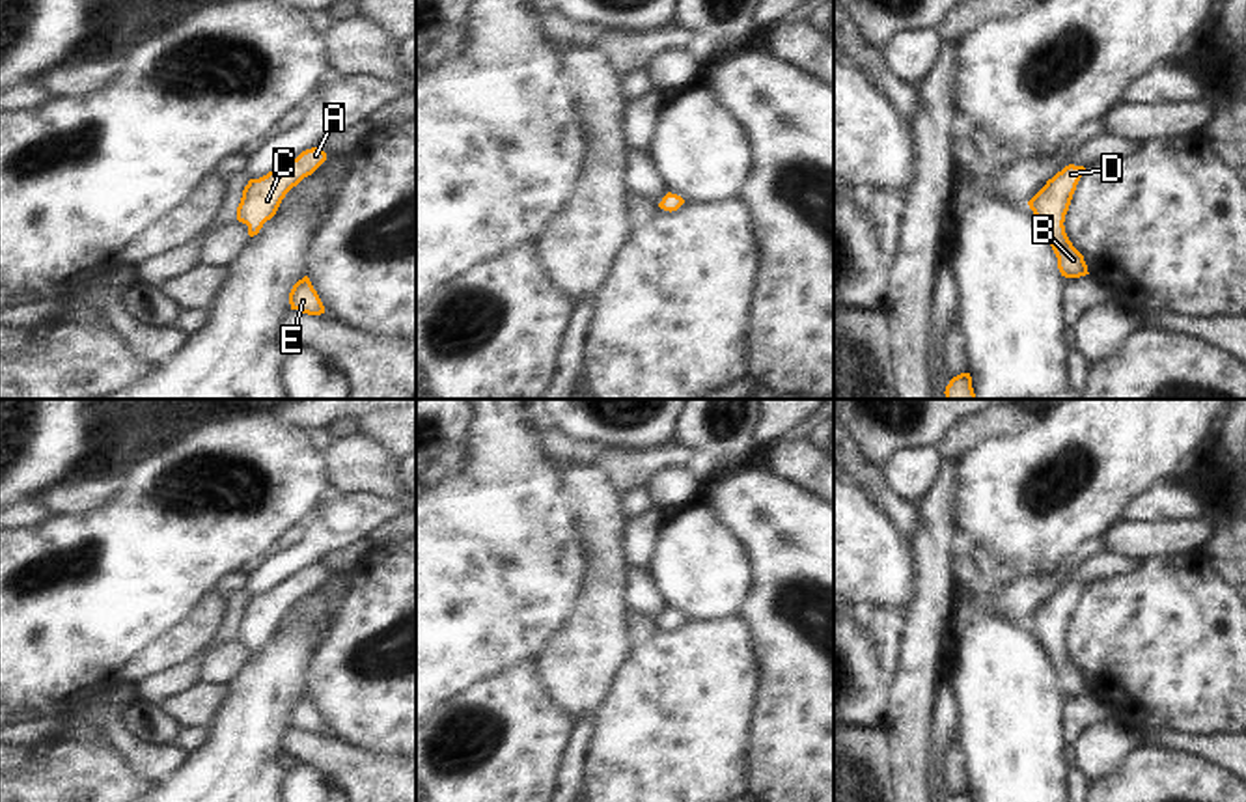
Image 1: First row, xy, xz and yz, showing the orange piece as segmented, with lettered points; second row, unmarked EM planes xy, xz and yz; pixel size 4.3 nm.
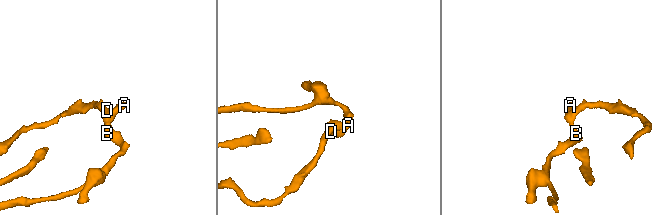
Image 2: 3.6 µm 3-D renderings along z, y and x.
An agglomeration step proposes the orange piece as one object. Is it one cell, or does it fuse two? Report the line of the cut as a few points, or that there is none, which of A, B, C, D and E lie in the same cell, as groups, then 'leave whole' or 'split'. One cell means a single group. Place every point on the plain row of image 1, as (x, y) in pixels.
no cut | A B C D E | leave whole

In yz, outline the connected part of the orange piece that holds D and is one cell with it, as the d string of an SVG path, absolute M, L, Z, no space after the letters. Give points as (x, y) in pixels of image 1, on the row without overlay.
M1065 584L1028 619L1035 636L1046 643L1050 664L1058 675L1058 686L1065 696L1089 692L1084 673L1073 664L1063 643L1073 612L1084 589L1084 584Z

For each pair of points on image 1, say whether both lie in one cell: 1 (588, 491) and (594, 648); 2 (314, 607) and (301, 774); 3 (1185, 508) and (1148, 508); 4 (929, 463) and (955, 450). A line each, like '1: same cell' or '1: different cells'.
1: same cell
2: different cells
3: same cell
4: different cells

